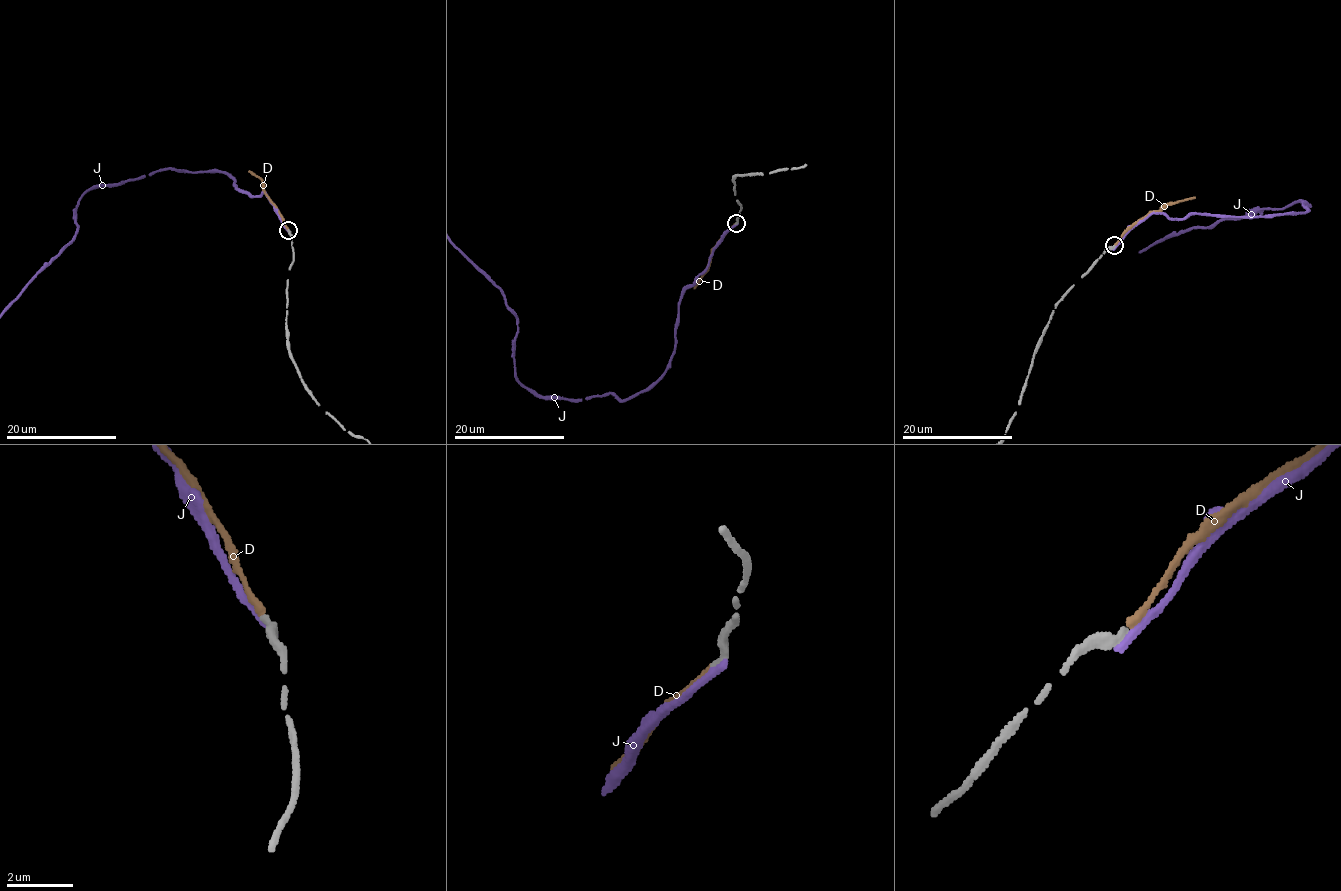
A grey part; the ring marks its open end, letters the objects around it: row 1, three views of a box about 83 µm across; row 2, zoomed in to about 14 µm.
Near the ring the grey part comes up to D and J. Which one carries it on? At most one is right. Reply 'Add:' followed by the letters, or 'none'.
Add: D

